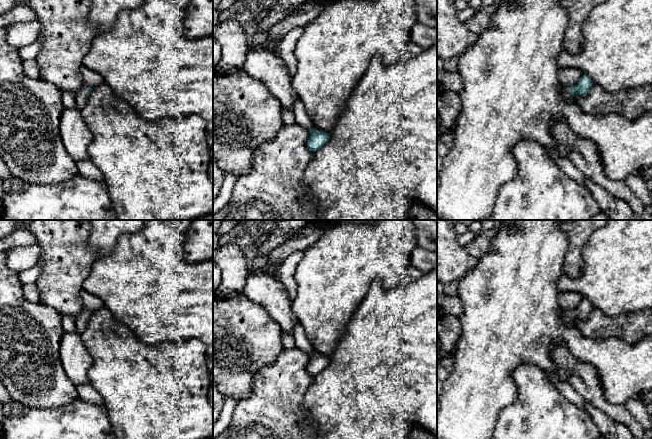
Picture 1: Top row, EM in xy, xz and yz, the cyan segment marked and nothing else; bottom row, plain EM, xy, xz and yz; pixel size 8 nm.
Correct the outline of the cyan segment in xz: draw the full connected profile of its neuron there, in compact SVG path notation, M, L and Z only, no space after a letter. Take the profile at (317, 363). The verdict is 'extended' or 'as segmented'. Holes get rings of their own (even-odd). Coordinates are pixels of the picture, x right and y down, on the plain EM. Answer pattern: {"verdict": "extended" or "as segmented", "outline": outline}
{"verdict": "extended", "outline": "M296 322L292 336L294 338L296 347L306 352L310 357L306 367L307 371L313 376L321 373L329 365L330 358L323 355L315 355L313 353L314 348L308 340L304 329L299 322Z"}

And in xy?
{"verdict": "extended", "outline": "M83 309L79 315L77 316L75 323L76 323L76 330L79 334L81 334L88 325L88 321L92 316L93 312L88 311L87 309Z"}

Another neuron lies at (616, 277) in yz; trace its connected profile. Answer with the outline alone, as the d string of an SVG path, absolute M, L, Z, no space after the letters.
M607 220L607 223L596 229L589 237L582 250L583 268L581 274L576 278L562 274L557 280L557 290L559 292L578 292L588 299L593 307L601 310L609 317L615 317L624 313L637 312L645 309L652 309L652 220Z

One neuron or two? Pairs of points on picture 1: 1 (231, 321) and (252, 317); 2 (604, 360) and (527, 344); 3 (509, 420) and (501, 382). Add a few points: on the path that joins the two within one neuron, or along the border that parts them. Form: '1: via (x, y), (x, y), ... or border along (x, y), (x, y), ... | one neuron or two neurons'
1: via (236, 321), (241, 317), (247, 317) | one neuron
2: via (585, 349), (570, 336), (546, 336) | one neuron
3: border along (515, 383), (517, 398), (499, 412), (495, 426) | two neurons

